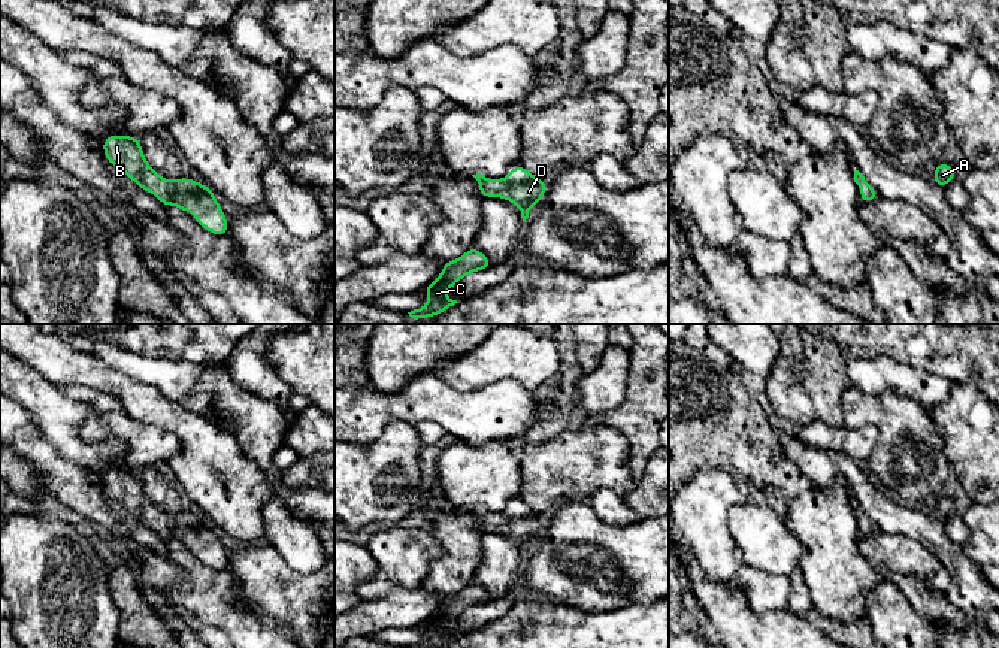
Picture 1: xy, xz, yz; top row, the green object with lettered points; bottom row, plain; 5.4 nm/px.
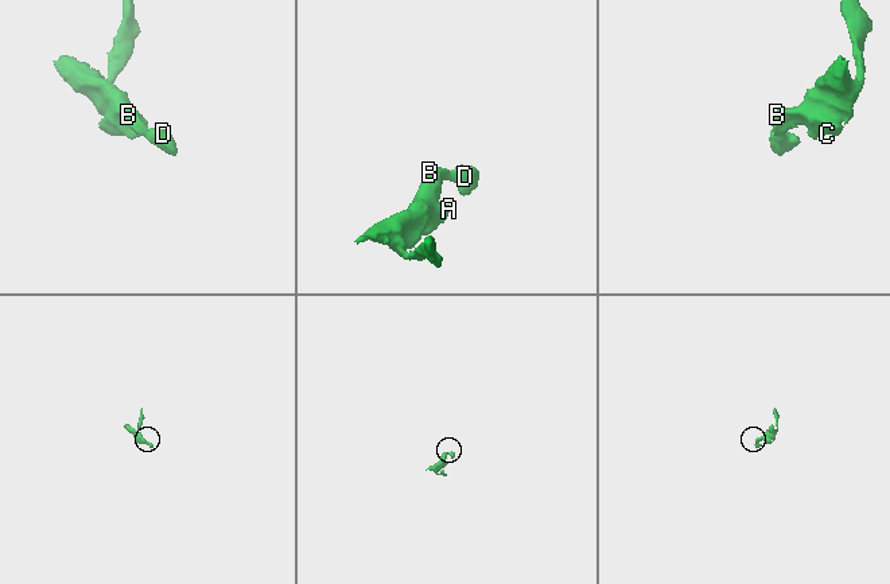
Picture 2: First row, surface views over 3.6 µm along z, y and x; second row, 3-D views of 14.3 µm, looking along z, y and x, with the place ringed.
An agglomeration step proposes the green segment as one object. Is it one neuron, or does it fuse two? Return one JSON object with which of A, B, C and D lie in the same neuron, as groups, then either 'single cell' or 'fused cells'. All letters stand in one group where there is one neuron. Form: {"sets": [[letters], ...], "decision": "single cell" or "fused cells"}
{"sets": [["A", "B", "C", "D"]], "decision": "single cell"}

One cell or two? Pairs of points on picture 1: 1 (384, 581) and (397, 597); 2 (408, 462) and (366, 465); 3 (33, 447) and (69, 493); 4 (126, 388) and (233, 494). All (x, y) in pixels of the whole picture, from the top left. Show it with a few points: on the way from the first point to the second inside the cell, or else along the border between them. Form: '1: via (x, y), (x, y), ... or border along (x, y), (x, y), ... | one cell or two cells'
1: border along (420, 587), (390, 587), (380, 597), (362, 600) | two cells
2: via (397, 460), (377, 465) | one cell
3: via (45, 459), (67, 481) | one cell
4: via (156, 408), (167, 414), (217, 465) | one cell

